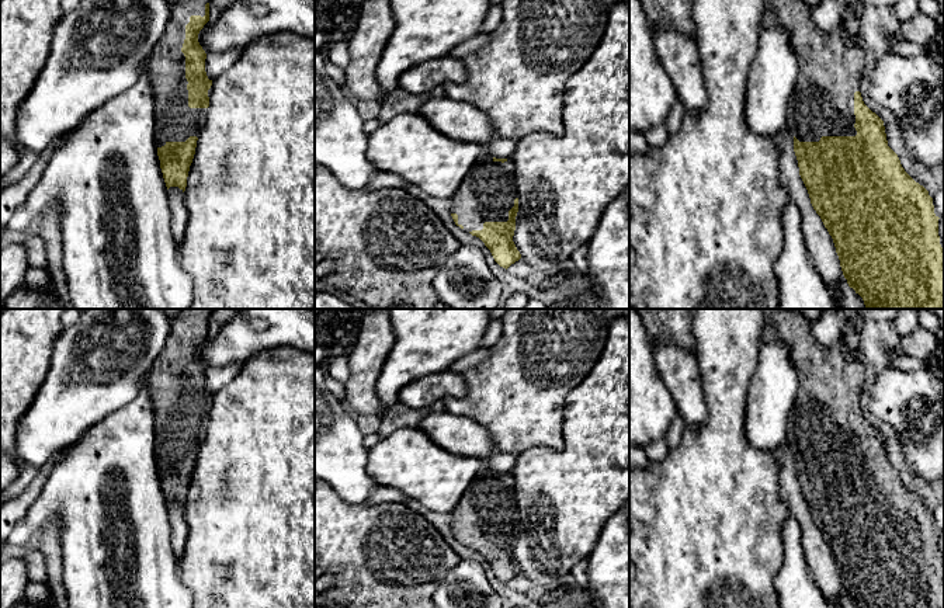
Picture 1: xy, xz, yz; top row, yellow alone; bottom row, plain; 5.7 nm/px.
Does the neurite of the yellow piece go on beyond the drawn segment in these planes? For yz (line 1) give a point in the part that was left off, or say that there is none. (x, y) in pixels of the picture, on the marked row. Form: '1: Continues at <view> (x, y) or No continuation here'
1: Continues at yz (822, 103)

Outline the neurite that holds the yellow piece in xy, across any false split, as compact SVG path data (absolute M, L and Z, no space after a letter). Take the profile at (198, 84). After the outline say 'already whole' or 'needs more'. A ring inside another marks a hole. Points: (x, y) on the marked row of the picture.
M178 0L171 4L164 34L146 63L155 94L155 139L160 168L167 190L178 187L183 192L209 107L208 90L212 80L205 72L206 53L198 42L199 31L209 21L209 1Z; needs more

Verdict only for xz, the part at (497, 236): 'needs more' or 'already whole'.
needs more

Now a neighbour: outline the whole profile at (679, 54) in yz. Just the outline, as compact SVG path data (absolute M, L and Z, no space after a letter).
M655 28L652 37L684 110L701 111L707 104L707 90L695 38L670 28Z

